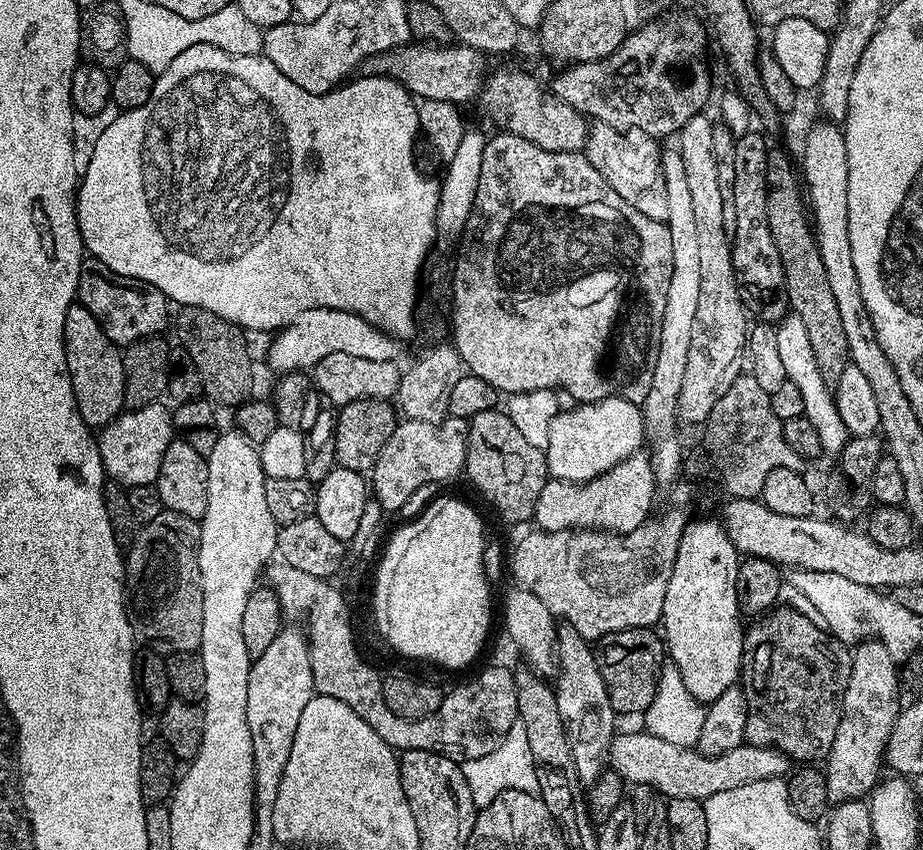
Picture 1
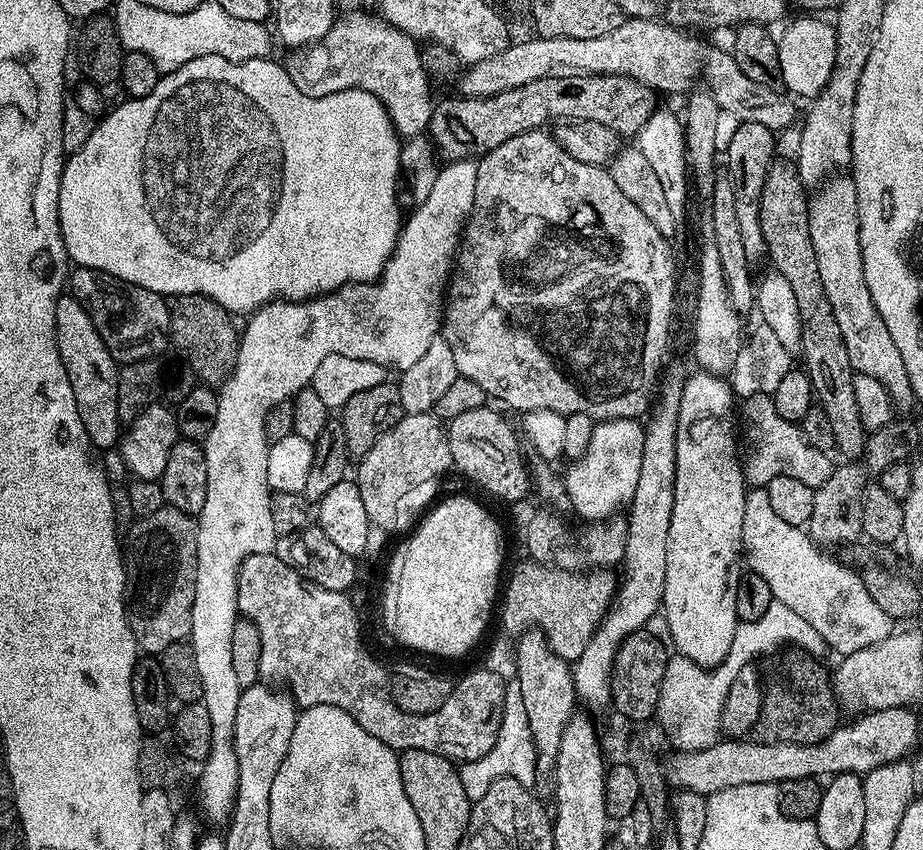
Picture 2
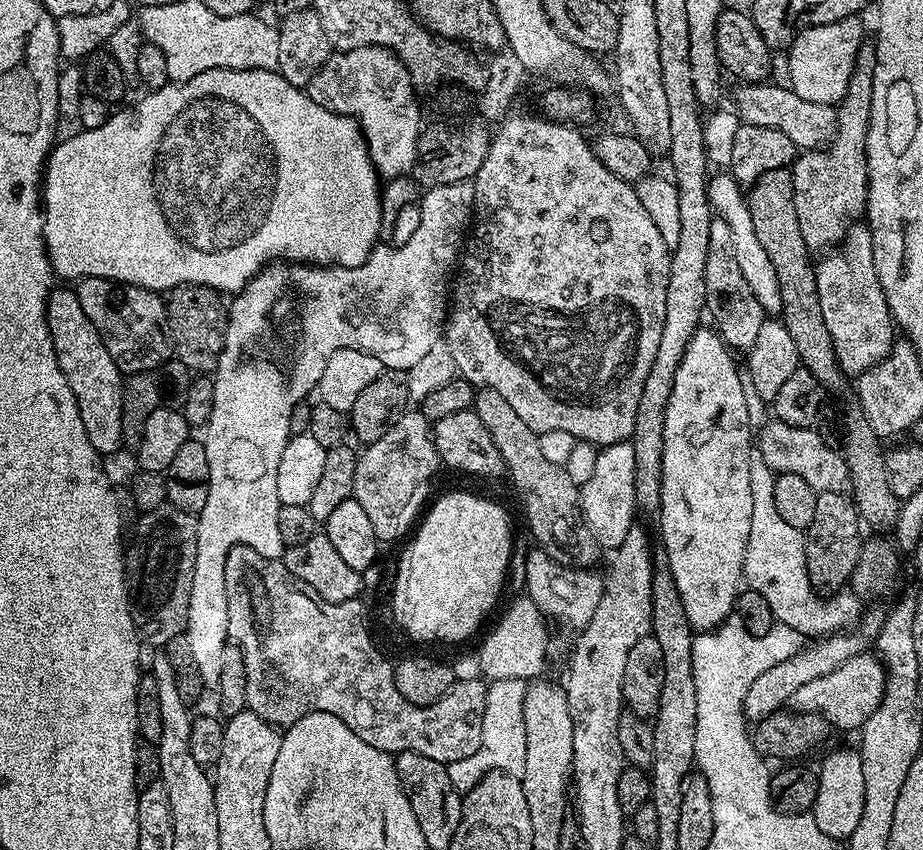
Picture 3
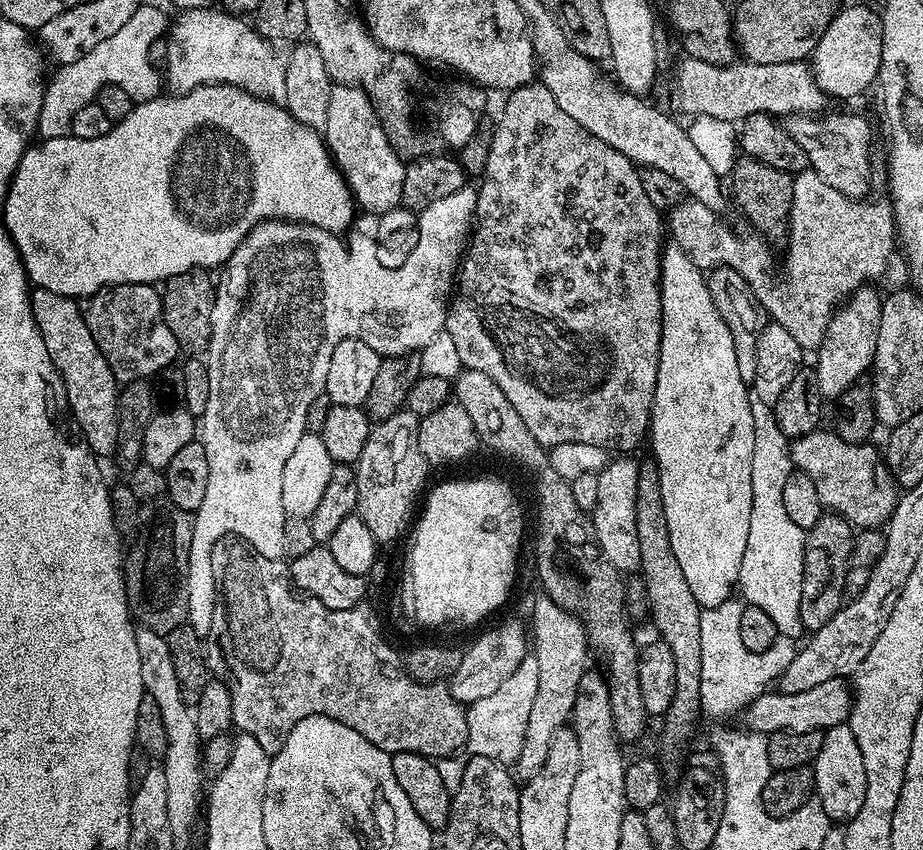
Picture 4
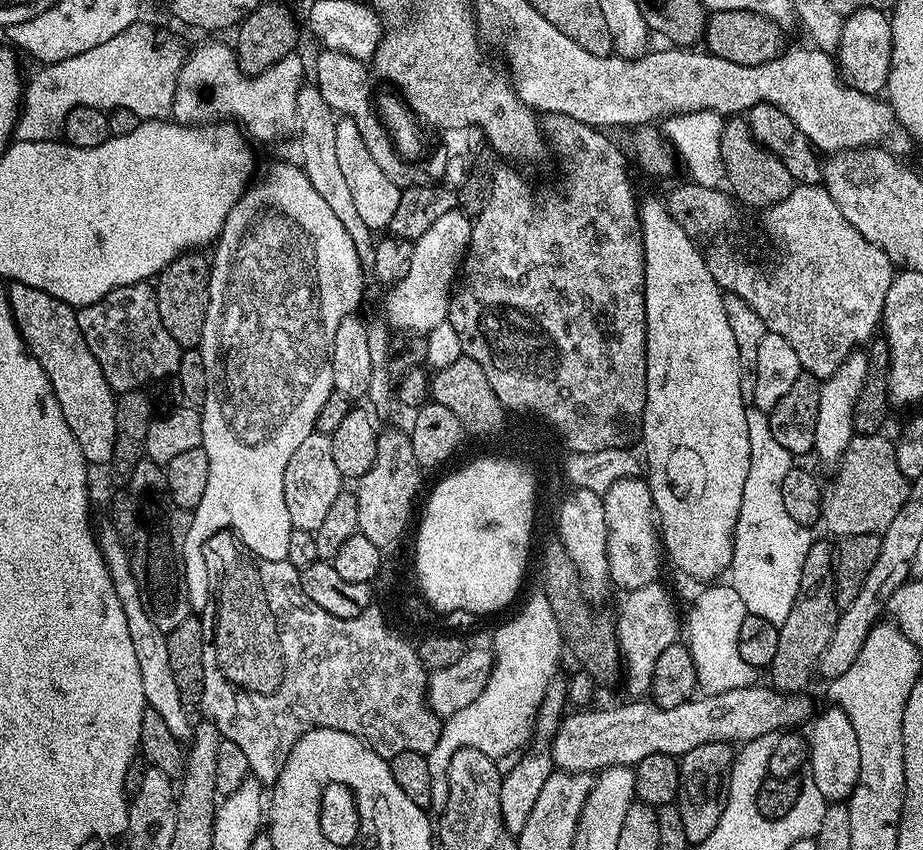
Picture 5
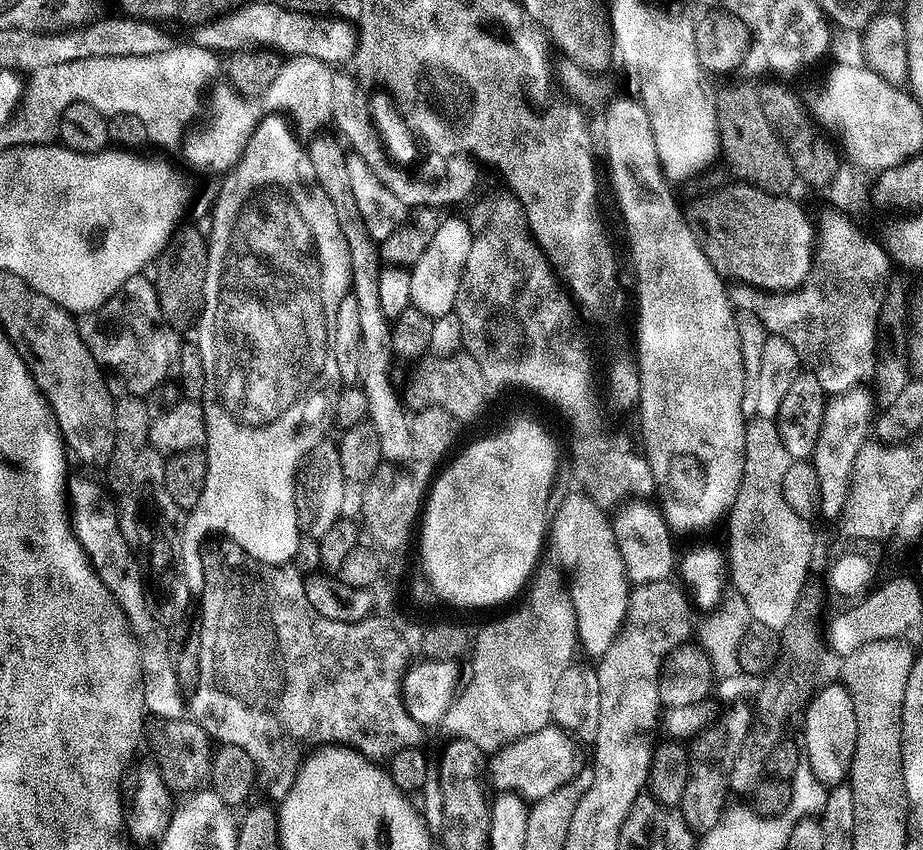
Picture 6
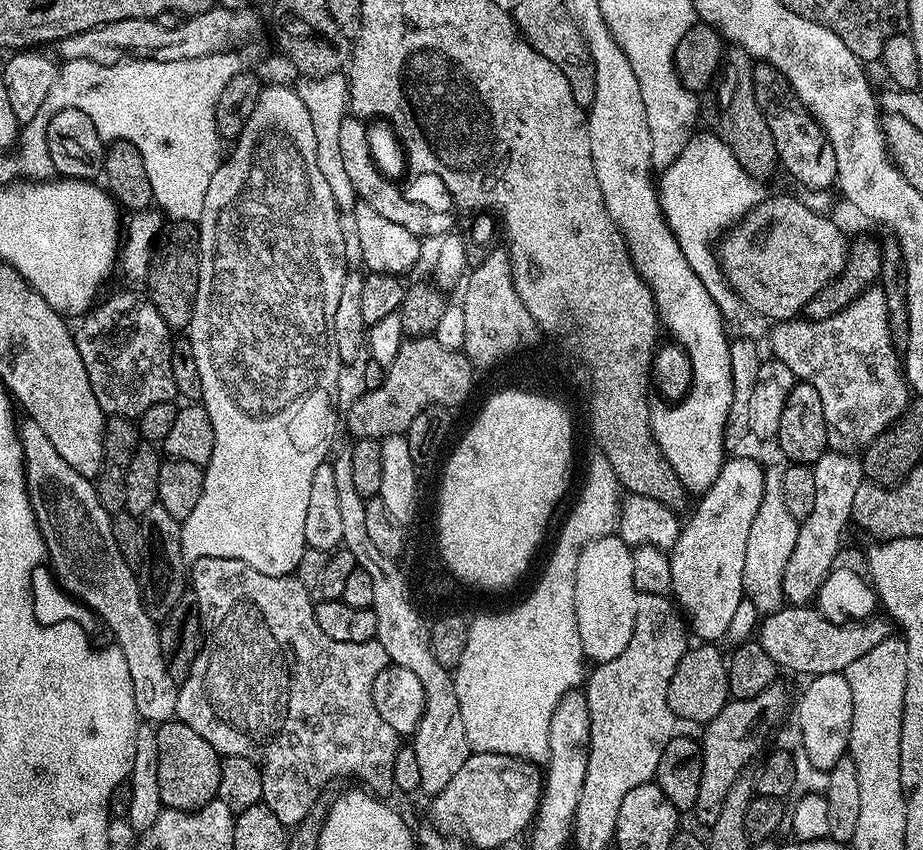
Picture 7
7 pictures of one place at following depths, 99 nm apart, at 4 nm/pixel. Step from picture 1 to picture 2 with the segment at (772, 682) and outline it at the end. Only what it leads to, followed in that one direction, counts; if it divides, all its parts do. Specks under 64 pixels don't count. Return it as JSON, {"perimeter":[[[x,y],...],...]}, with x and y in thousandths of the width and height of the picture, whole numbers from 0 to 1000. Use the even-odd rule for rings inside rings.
{"perimeter":[[[870,774],[858,776],[849,786],[849,796],[831,806],[826,826],[826,835],[821,840],[821,849],[817,858],[817,866],[822,874],[860,873],[861,875],[881,875],[898,866],[911,851],[912,834],[901,812],[898,787],[893,787],[887,775]]]}

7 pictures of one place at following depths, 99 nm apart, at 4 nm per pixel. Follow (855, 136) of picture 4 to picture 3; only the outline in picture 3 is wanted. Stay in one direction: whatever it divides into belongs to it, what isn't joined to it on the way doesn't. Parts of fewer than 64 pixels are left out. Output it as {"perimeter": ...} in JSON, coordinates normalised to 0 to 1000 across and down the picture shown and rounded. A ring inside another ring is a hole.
{"perimeter":[[[803,98],[801,100],[795,131],[803,142],[817,148],[834,148],[834,153],[847,153],[847,158],[852,158],[852,162],[856,162],[856,167],[860,167],[867,176],[887,176],[900,169],[906,160],[906,127],[900,122],[887,124],[886,120],[875,120],[848,98],[847,100],[836,98]]]}

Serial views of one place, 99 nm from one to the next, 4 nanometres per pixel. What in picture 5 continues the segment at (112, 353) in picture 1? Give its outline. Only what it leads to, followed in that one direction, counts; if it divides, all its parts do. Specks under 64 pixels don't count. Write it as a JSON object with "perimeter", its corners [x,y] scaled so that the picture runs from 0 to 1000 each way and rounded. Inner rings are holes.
{"perimeter":[[[16,332],[8,335],[9,359],[17,380],[26,406],[30,408],[36,421],[40,424],[54,445],[59,464],[63,468],[63,478],[67,478],[67,487],[89,529],[92,542],[96,547],[116,547],[124,534],[124,515],[126,514],[126,466],[115,449],[115,440],[111,440],[111,431],[106,431],[106,421],[98,416],[98,407],[93,407],[93,398],[89,398],[89,388],[85,384],[83,364],[79,359],[67,355],[37,336],[28,336]]]}

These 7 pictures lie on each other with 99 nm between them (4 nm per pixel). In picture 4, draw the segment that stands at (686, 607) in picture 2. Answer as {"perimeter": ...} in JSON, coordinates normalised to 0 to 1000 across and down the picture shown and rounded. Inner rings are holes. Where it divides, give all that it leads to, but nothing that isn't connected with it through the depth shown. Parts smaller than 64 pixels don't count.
{"perimeter":[[[724,285],[718,288],[715,299],[715,349],[717,351],[717,398],[715,399],[715,420],[713,421],[713,445],[709,454],[706,469],[706,492],[704,495],[705,540],[713,548],[713,562],[717,567],[717,591],[722,595],[722,614],[726,622],[726,644],[735,656],[739,675],[752,704],[759,716],[772,715],[787,708],[798,695],[804,671],[804,652],[808,652],[808,633],[813,628],[813,595],[815,594],[815,573],[813,572],[813,547],[817,539],[817,487],[813,487],[811,453],[804,449],[800,440],[800,426],[795,418],[795,398],[782,379],[782,369],[774,361],[774,351],[769,351],[767,331],[761,316],[750,307],[735,288]]]}

